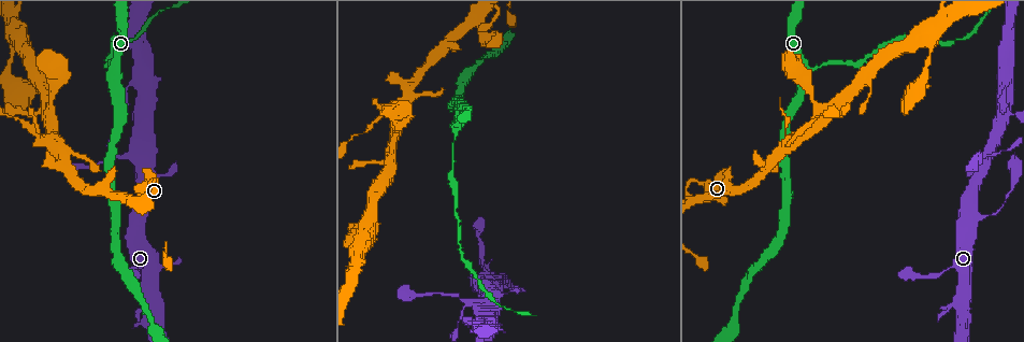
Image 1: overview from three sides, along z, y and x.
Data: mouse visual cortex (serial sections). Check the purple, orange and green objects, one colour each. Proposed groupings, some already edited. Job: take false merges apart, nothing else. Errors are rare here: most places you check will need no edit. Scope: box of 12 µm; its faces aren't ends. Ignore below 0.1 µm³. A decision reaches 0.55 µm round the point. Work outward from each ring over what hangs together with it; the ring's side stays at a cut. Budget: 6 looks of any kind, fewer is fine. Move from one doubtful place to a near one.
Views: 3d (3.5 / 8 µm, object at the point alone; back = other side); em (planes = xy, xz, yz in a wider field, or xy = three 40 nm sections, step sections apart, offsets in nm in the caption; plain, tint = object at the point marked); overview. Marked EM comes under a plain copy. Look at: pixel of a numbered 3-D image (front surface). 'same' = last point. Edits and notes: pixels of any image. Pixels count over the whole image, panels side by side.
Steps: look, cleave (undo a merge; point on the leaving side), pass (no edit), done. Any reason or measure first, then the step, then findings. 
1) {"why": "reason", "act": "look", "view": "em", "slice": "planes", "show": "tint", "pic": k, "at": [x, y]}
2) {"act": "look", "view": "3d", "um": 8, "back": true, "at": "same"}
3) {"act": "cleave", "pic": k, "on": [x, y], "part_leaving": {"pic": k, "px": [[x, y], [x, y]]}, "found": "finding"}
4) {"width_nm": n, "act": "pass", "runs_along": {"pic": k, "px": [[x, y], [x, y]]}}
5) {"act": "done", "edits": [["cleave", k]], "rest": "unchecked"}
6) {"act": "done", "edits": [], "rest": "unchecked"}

{"why": "calibre changes", "act": "look", "view": "3d", "um": 8, "pic": 1, "at": [815, 69]}

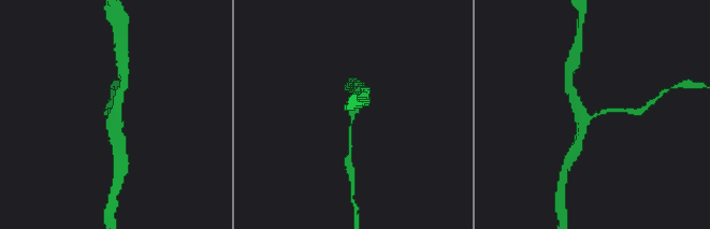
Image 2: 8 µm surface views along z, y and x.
{"act": "look", "view": "em", "slice": "xy", "step": 3, "show": "tint", "pic": 2, "at": [596, 117]}

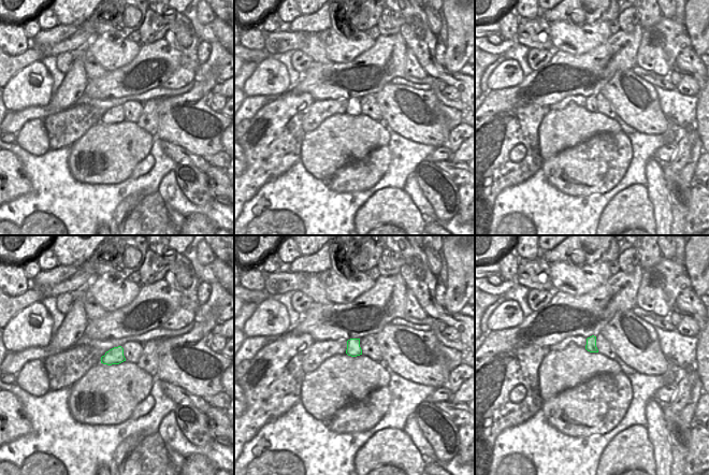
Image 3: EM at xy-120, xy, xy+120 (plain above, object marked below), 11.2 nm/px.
{"arm_widths_nm": [150, 250], "act": "pass", "runs_along": {"pic": 2, "px": [[359, 98], [351, 116], [350, 147]]}, "found": "one cell here"}

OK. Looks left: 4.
{"why": "a fork", "act": "look", "view": "3d", "um": 3.5, "pic": 1, "at": [973, 218]}

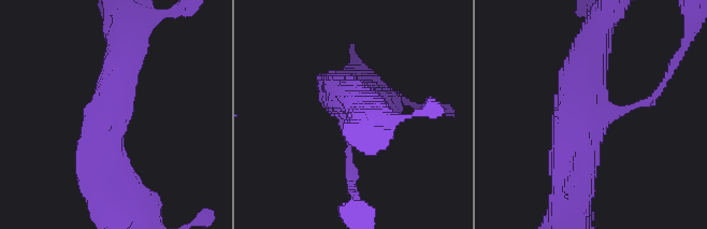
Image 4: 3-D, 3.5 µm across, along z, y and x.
{"why": "shape alone is not enough", "act": "look", "view": "em", "slice": "xy", "step": 3, "show": "tint", "pic": 4, "at": [595, 118]}

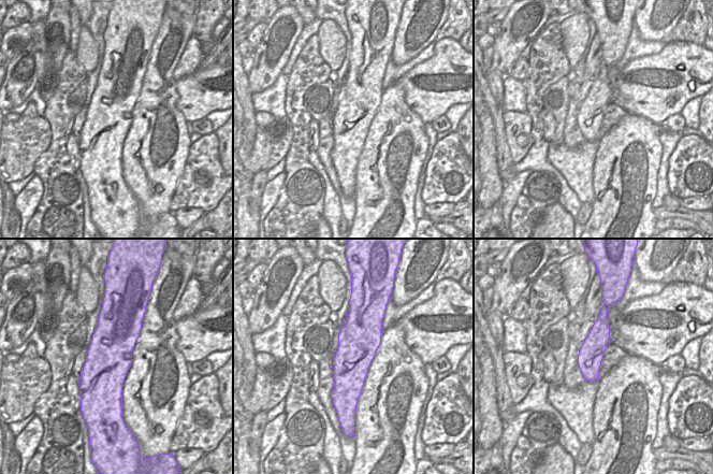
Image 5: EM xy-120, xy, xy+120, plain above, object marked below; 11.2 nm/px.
{"arms": 3, "act": "pass", "runs_along": {"pic": 5, "px": [[605, 315], [590, 357], [587, 378]]}, "found": "continuous, no second cell"}

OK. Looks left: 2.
{"why": "three-way junction", "act": "look", "view": "3d", "um": 3.5, "pic": 1, "at": [489, 304]}

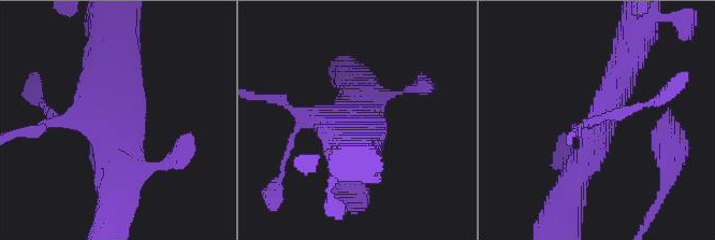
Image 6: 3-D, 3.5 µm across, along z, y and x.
{"act": "look", "view": "em", "slice": "xy", "step": 3, "show": "tint", "pic": 6, "at": [356, 115]}

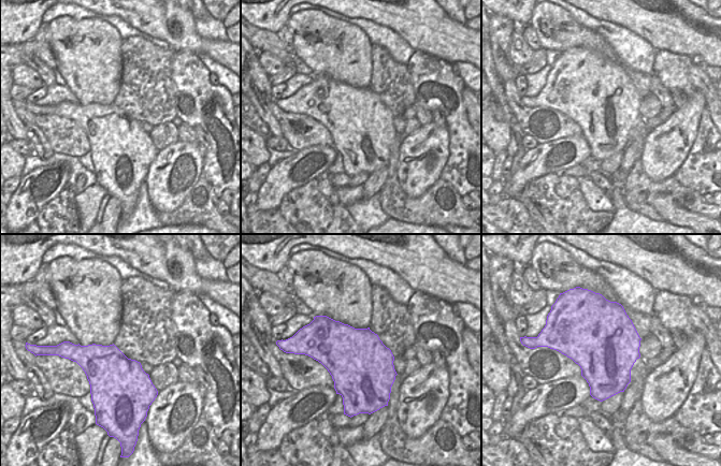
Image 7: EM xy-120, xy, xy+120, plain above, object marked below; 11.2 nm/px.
{"act": "pass", "runs_along": {"pic": 6, "px": [[564, 205], [592, 154], [622, 72]]}, "found": "continuous, no second cell"}

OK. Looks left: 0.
{"act": "done", "edits": [], "rest": "unchecked"}

